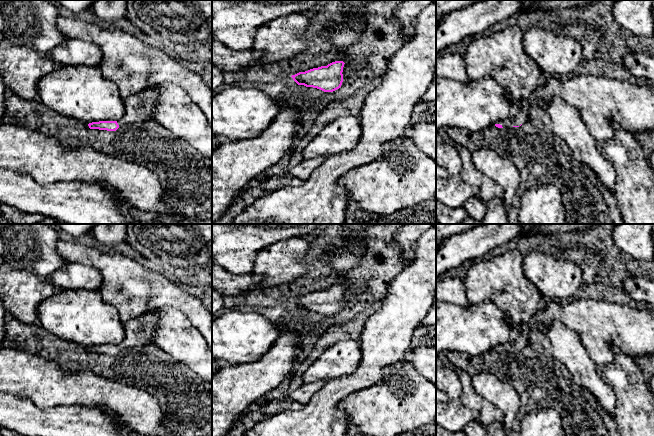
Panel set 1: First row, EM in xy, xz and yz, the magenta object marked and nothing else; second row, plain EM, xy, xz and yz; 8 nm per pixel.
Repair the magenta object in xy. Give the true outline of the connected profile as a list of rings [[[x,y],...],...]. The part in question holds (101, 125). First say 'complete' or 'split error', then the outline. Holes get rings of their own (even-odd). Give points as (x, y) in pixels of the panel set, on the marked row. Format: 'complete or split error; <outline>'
split error; [[[155,88],[143,90],[124,99],[125,114],[118,121],[89,123],[90,129],[116,131],[127,124],[153,119],[156,101]]]

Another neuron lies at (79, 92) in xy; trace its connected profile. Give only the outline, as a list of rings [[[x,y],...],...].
[[[61,66],[37,83],[38,99],[57,114],[85,123],[118,121],[125,114],[124,99],[118,86],[106,79],[99,67]]]

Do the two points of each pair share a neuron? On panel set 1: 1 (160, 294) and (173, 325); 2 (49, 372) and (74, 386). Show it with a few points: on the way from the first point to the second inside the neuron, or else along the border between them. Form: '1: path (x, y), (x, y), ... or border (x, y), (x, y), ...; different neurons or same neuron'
1: border (154, 310), (161, 306), (171, 306), (185, 316); different neurons
2: path (55, 378), (62, 385), (68, 386); same neuron

